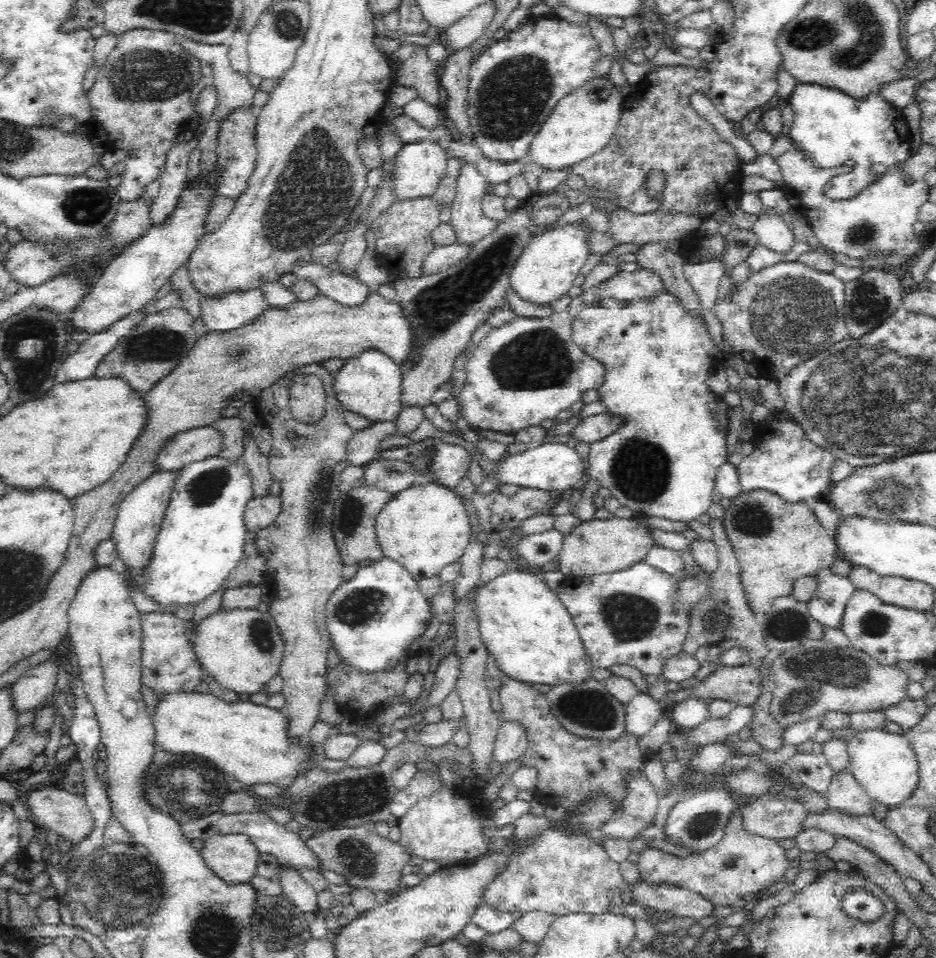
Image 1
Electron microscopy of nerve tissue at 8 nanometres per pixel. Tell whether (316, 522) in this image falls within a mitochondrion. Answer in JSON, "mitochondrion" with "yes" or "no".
{"mitochondrion":"yes"}

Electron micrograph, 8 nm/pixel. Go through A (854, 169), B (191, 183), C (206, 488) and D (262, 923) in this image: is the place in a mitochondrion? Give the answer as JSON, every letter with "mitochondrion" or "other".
{"A":"other","B":"other","C":"mitochondrion","D":"mitochondrion"}

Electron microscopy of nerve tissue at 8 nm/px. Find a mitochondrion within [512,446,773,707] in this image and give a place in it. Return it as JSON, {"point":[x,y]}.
{"point":[629,618]}

